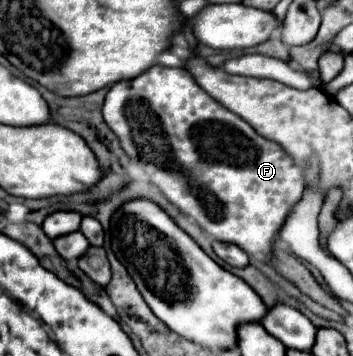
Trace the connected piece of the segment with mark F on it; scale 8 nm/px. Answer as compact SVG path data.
M154 66L138 78L116 82L106 94L104 120L118 136L124 152L138 164L148 164L142 168L150 182L156 184L174 206L192 216L206 234L214 240L240 246L248 256L264 254L264 260L272 262L274 238L304 192L300 168L292 164L292 158L284 154L276 142L268 142L256 134L246 120L208 96L184 68Z

